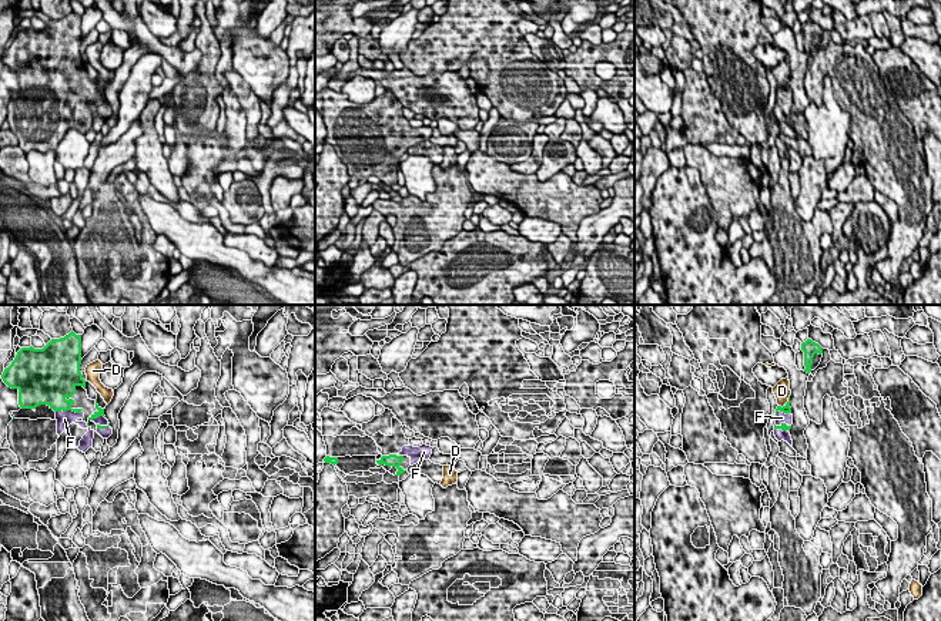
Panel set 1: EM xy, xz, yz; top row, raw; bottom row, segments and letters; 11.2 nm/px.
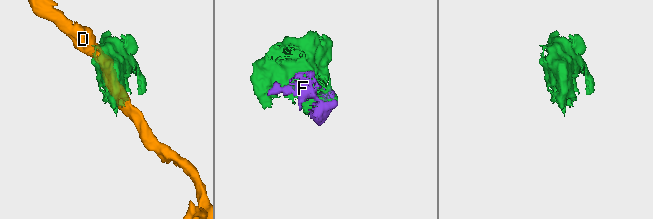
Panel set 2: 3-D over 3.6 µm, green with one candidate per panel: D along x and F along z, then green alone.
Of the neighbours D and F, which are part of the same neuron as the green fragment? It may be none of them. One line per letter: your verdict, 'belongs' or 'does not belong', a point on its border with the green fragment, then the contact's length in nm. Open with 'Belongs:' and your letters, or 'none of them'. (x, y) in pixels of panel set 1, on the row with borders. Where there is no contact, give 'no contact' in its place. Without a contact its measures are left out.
Belongs: F
D: does not belong | yz (787, 402) | 200 nm
F: belongs | xy (69, 409) | 320 nm

